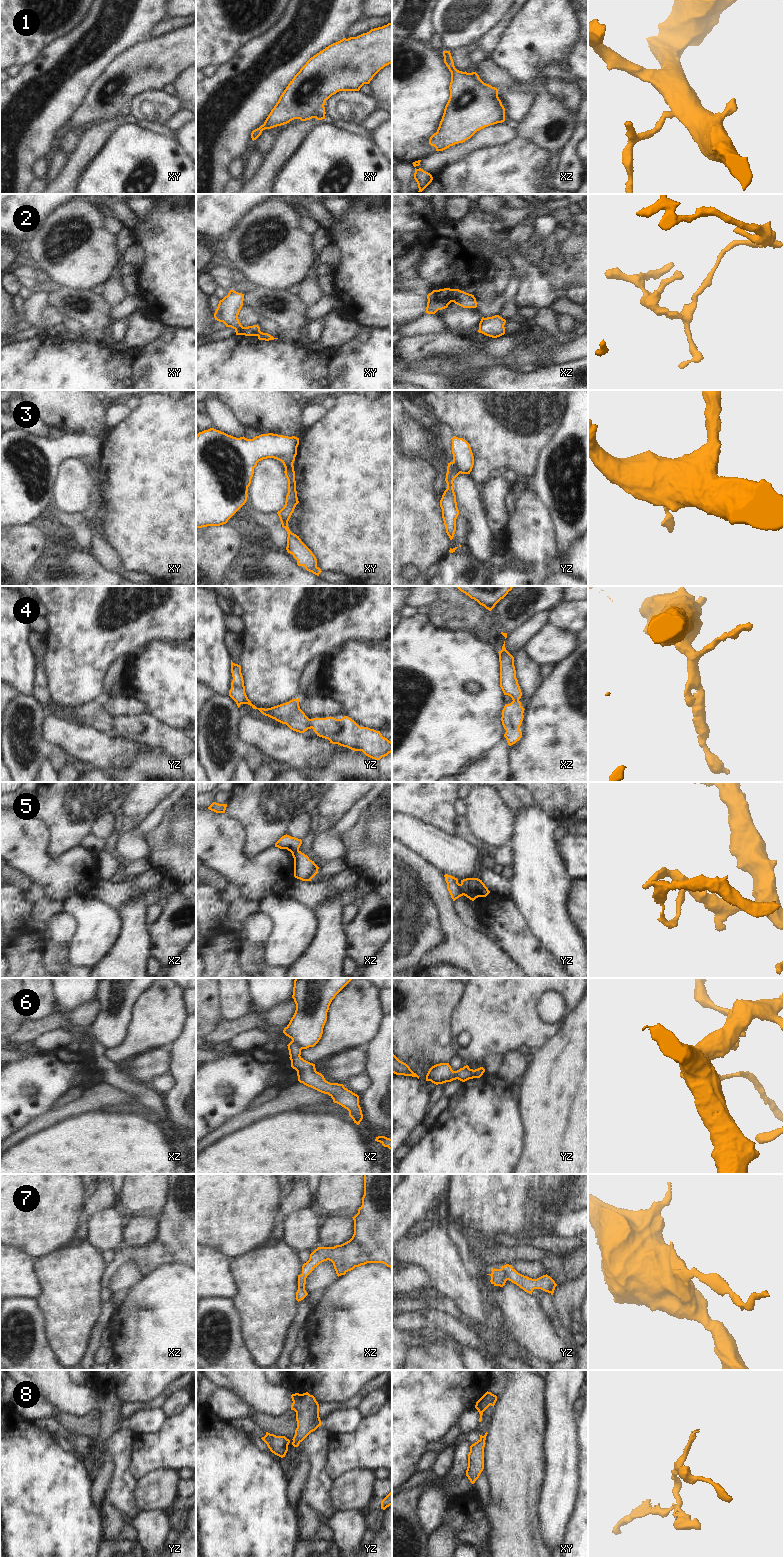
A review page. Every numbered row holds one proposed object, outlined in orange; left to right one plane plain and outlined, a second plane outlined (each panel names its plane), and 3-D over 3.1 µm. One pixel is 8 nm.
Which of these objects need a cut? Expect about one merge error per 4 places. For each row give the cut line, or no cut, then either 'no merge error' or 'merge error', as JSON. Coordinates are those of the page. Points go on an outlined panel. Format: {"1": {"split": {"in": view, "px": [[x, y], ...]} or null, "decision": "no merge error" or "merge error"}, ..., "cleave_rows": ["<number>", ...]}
{"1": {"split": null, "decision": "no merge error"}, "2": {"split": {"in": "xz", "px": [[456, 289], [452, 301]]}, "decision": "merge error"}, "3": {"split": {"in": "yz", "px": [[452, 462], [459, 473]]}, "decision": "merge error"}, "4": {"split": null, "decision": "no merge error"}, "5": {"split": {"in": "yz", "px": [[459, 884], [463, 894]]}, "decision": "merge error"}, "6": {"split": {"in": "xz", "px": [[292, 1040], [302, 1048]]}, "decision": "merge error"}, "7": {"split": null, "decision": "no merge error"}, "8": {"split": null, "decision": "no merge error"}, "cleave_rows": ["2", "3", "5", "6"]}

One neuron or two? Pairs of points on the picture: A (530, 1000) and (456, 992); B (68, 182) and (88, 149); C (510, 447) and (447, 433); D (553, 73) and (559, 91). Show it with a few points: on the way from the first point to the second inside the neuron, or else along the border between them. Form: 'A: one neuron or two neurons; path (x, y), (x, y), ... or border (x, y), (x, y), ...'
A: two neurons; border (465, 988), (462, 998), (452, 1014)
B: one neuron; path (70, 174), (80, 157)
C: two neurons; border (436, 418), (445, 422), (452, 429), (454, 435)
D: two neurons; border (541, 77), (562, 79), (575, 84)

